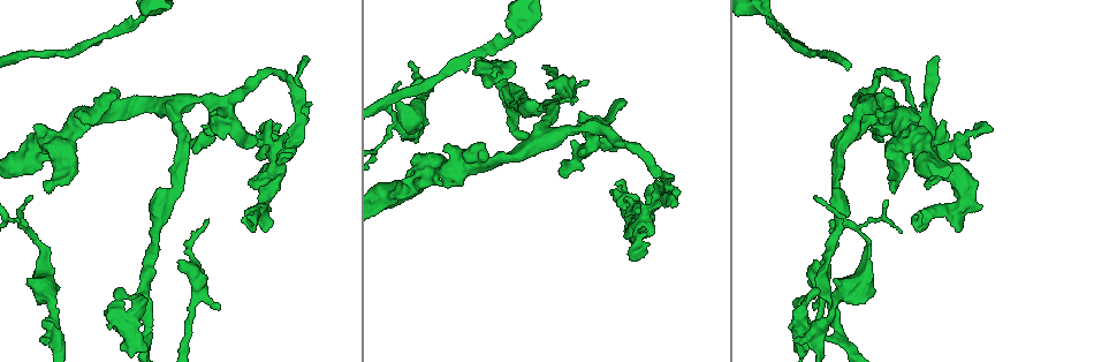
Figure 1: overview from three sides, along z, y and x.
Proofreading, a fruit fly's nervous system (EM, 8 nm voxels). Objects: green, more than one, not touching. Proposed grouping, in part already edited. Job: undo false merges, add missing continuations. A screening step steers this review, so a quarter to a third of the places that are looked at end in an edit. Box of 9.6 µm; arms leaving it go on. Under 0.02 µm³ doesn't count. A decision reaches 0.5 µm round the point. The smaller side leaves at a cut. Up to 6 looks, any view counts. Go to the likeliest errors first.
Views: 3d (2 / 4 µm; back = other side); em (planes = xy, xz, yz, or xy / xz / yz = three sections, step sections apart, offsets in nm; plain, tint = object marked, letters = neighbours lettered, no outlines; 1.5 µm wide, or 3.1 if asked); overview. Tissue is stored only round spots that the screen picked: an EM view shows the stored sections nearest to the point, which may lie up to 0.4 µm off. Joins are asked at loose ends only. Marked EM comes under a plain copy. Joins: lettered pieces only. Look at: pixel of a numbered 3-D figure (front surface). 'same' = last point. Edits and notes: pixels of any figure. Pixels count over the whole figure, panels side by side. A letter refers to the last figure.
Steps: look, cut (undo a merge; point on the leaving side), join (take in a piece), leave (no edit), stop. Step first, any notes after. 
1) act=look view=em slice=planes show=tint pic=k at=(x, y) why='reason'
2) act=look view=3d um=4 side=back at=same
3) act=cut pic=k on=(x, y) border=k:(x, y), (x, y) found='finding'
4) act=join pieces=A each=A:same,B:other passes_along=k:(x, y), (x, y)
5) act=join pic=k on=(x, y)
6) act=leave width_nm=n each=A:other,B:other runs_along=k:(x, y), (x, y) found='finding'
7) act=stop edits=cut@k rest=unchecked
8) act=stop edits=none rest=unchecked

act=look view=3d um=4 pic=1 at=(55, 186) why='an open end'

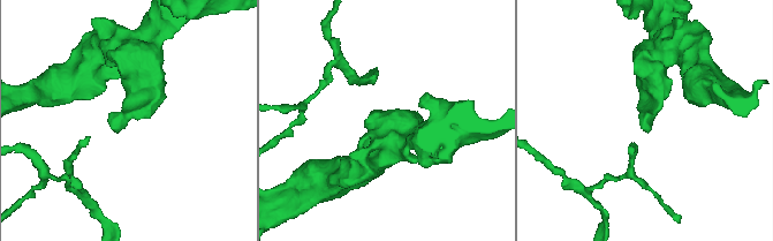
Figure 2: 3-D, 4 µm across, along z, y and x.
act=look view=em slice=planes show=letters pic=2 at=(646, 123)

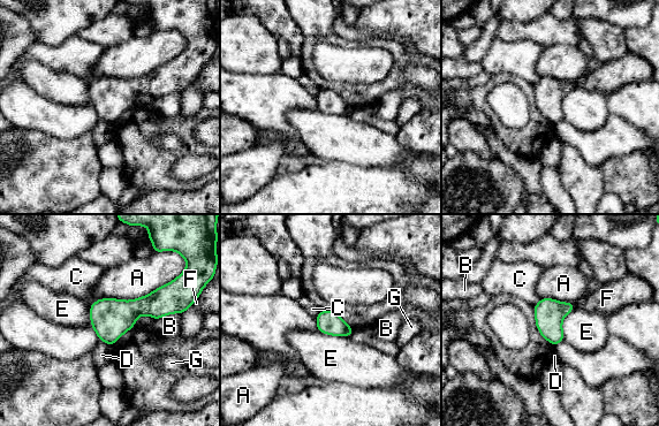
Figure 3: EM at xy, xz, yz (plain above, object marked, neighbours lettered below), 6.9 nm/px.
act=leave width_nm=160 each=A:other,B:other,C:other,D:other,E:other,F:other,G:other border=3:(575, 307), (562, 321), (563, 339) found='none of them fits'

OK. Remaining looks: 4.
act=look view=em slice=yz step=4 show=letters pic=1 at=(565, 163) why='an open end'

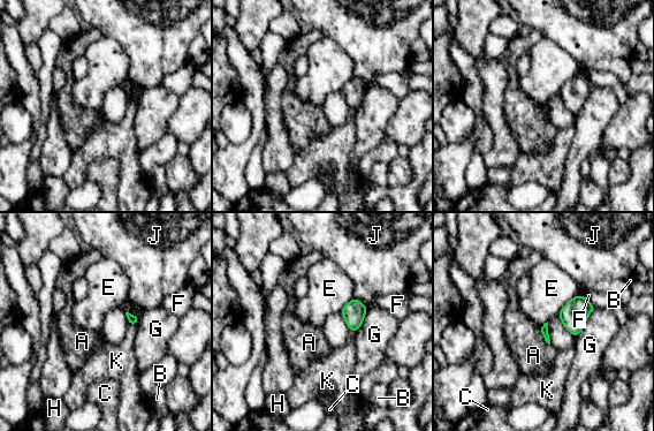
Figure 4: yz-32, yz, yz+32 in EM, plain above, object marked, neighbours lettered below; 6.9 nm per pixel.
act=look view=em slice=planes show=letters at=same

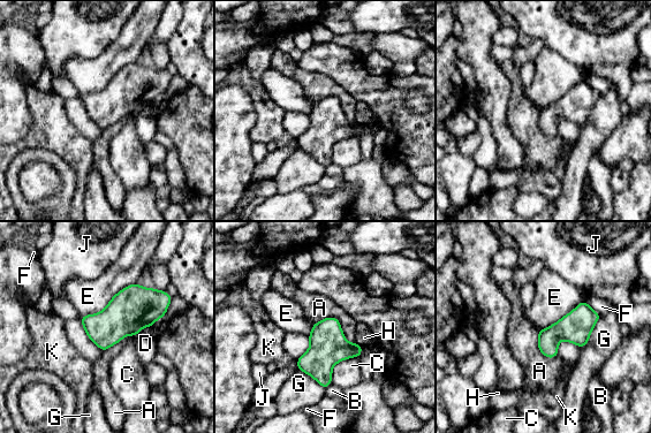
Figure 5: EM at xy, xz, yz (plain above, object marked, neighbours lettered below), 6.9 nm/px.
act=leave width_nm=160 longest_contact=E:480nm each=A:other,B:other,C:other,D:other,E:other,F:other,G:other,H:other,J:other,K:other found='no lettered piece goes on from it'

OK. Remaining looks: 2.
act=look view=3d um=2 pic=1 at=(247, 224) why='branch stops here'

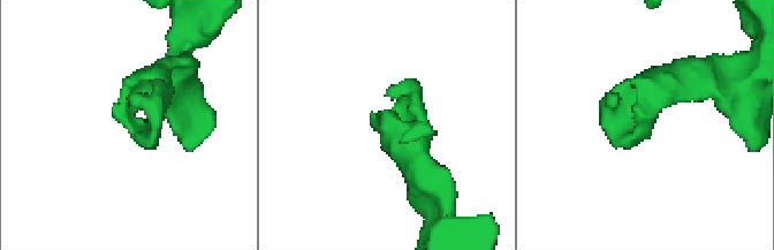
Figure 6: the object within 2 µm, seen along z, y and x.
act=look view=em slice=planes show=letters pic=6 at=(138, 132) why='need the tissue'

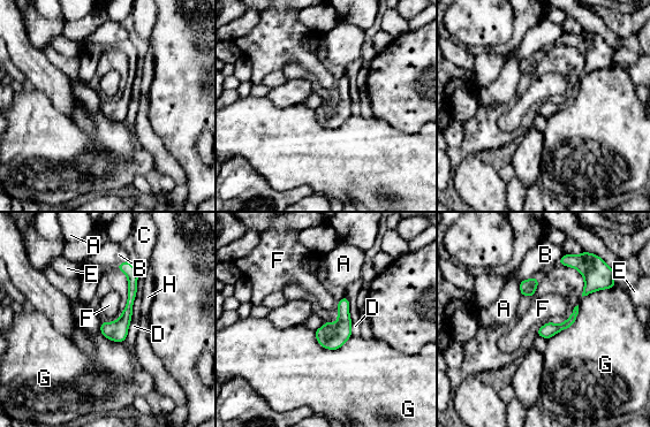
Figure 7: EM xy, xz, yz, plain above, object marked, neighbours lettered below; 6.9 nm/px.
act=leave each=A:other,B:other,C:other,D:other,E:other,F:other,G:other,H:other border=7:(107, 321), (111, 322) found='no lettered piece goes on from it'

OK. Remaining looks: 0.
act=stop edits=none rest=unchecked

